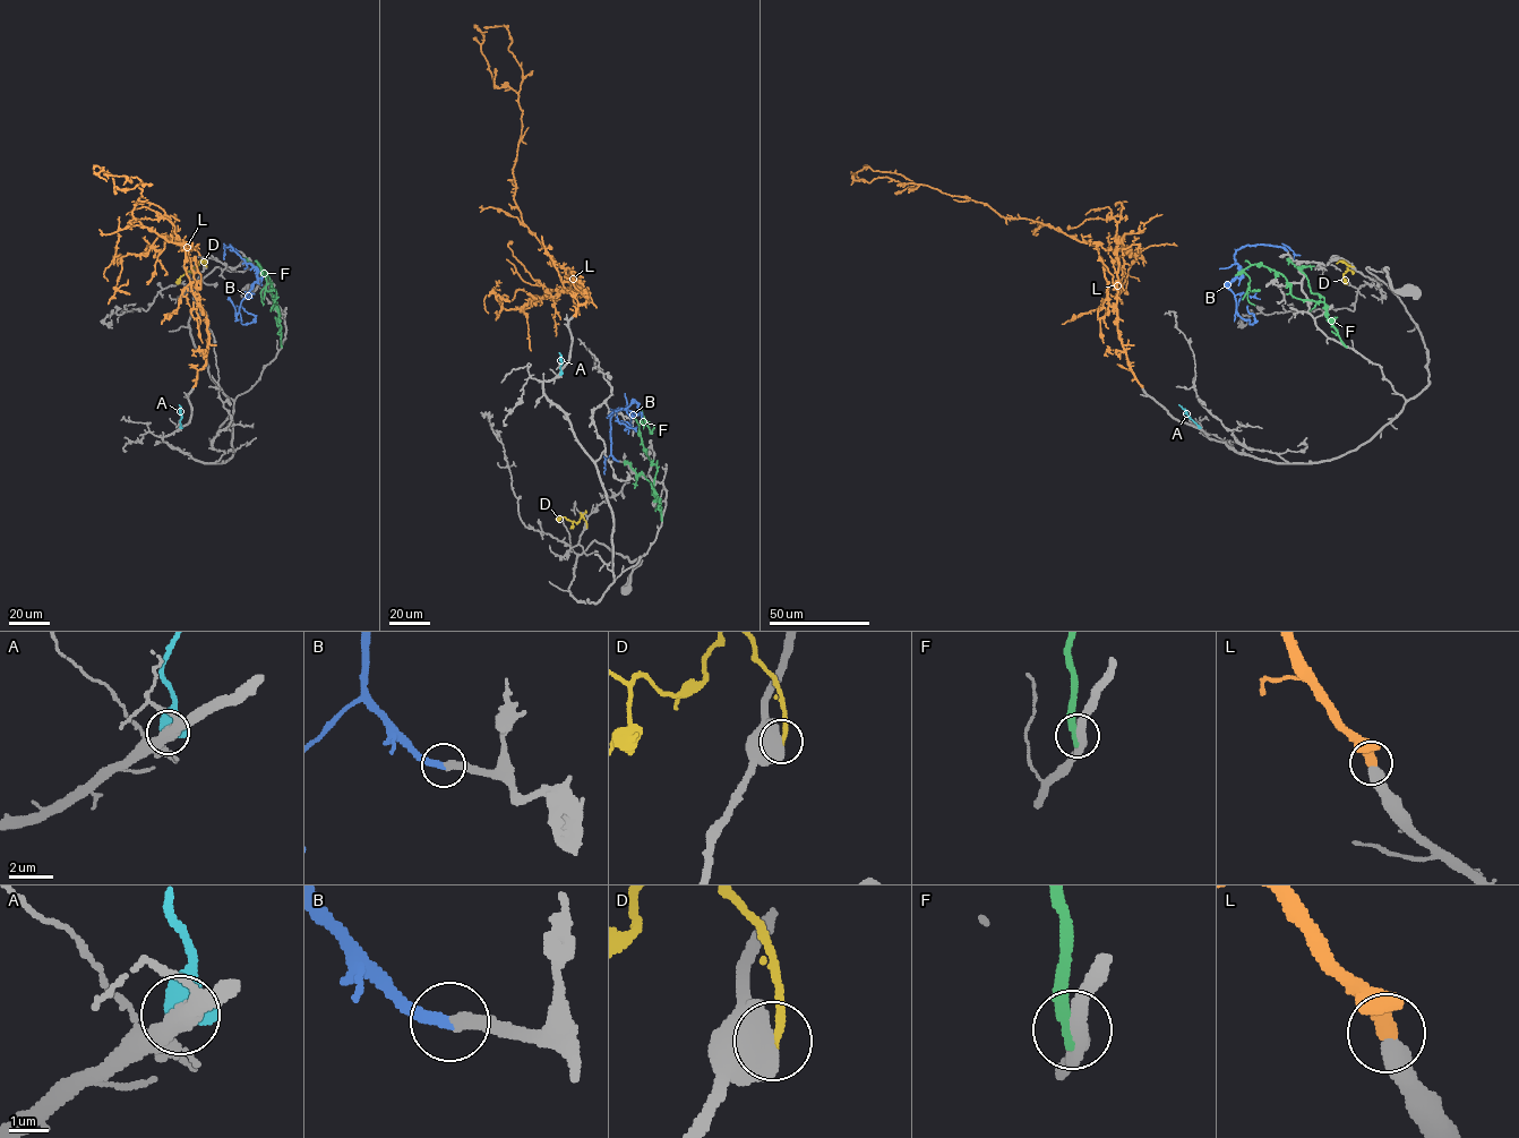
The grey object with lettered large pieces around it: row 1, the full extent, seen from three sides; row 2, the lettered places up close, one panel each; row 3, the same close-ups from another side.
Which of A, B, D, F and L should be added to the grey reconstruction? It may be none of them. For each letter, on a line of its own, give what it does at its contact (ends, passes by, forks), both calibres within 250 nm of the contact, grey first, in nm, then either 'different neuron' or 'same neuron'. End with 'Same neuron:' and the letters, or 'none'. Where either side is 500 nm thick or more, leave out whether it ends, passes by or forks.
A: calibres 480 and 800 nm; different neuron
B: it ends; calibres 300 and 280 nm; same neuron
D: calibres 800 and 240 nm; different neuron
F: calibres 400 and 500 nm; different neuron
L: calibres 500 and 420 nm; same neuron
Same neuron: B, L

